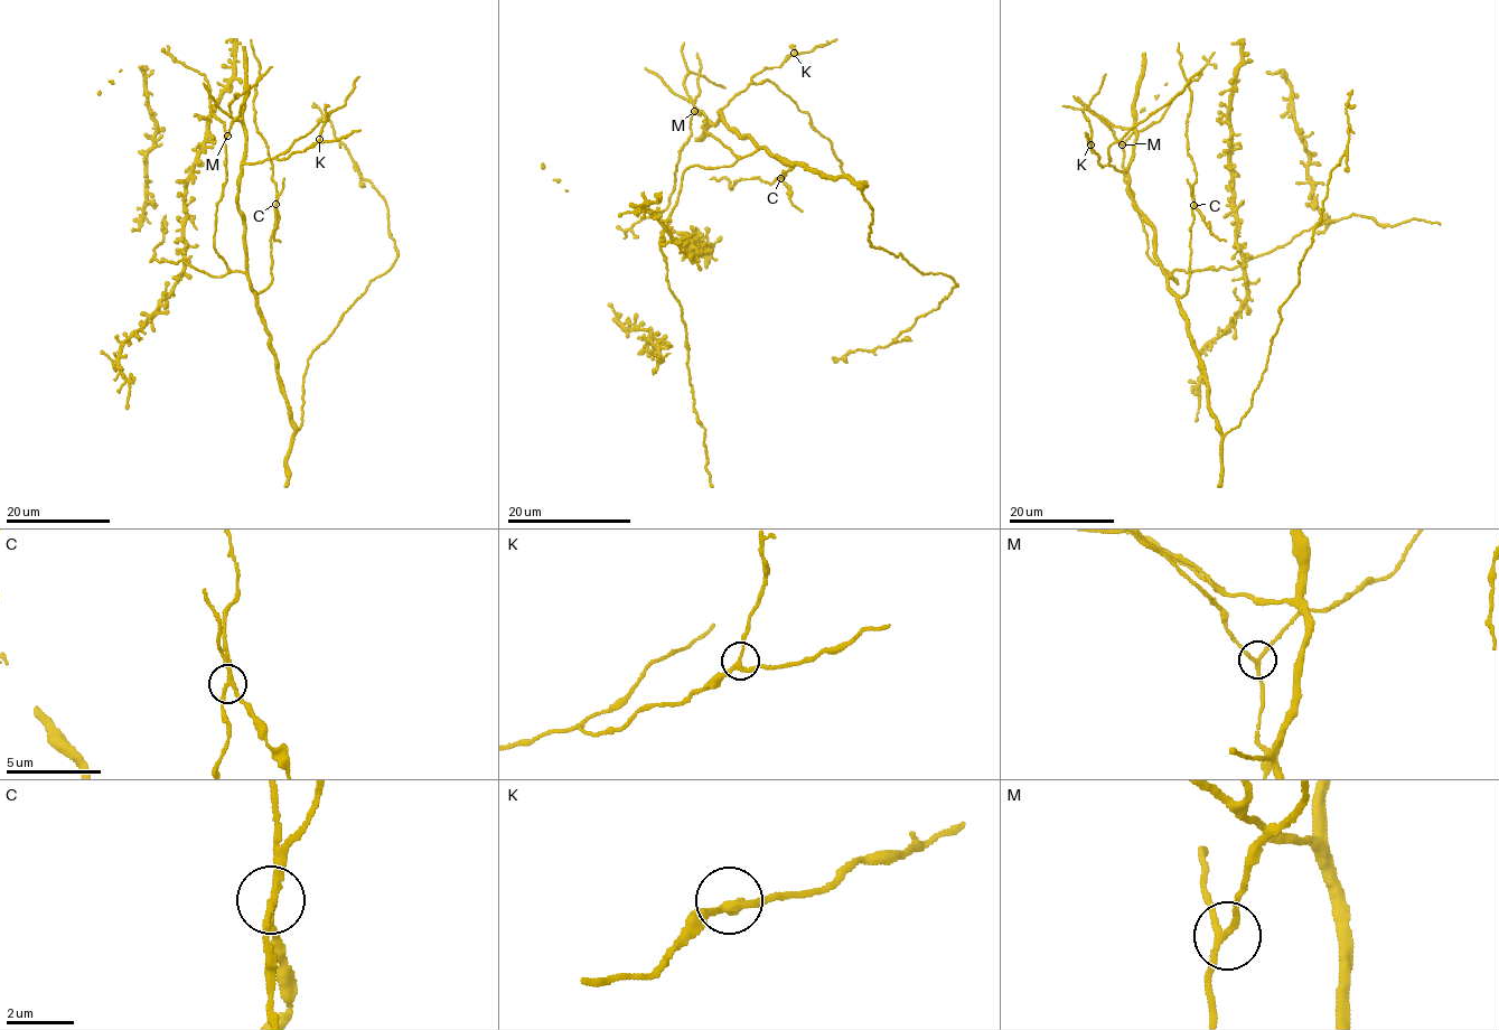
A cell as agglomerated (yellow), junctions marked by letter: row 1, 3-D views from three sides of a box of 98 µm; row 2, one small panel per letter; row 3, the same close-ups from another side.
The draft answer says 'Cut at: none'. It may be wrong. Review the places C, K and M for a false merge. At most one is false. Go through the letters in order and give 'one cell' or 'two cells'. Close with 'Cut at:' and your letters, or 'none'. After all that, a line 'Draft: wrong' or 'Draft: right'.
C: two cells
K: one cell
M: one cell
Cut at: C
Draft: wrong

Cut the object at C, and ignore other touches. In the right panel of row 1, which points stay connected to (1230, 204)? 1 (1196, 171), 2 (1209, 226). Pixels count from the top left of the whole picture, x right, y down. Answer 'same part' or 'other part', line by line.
1: same part
2: other part

